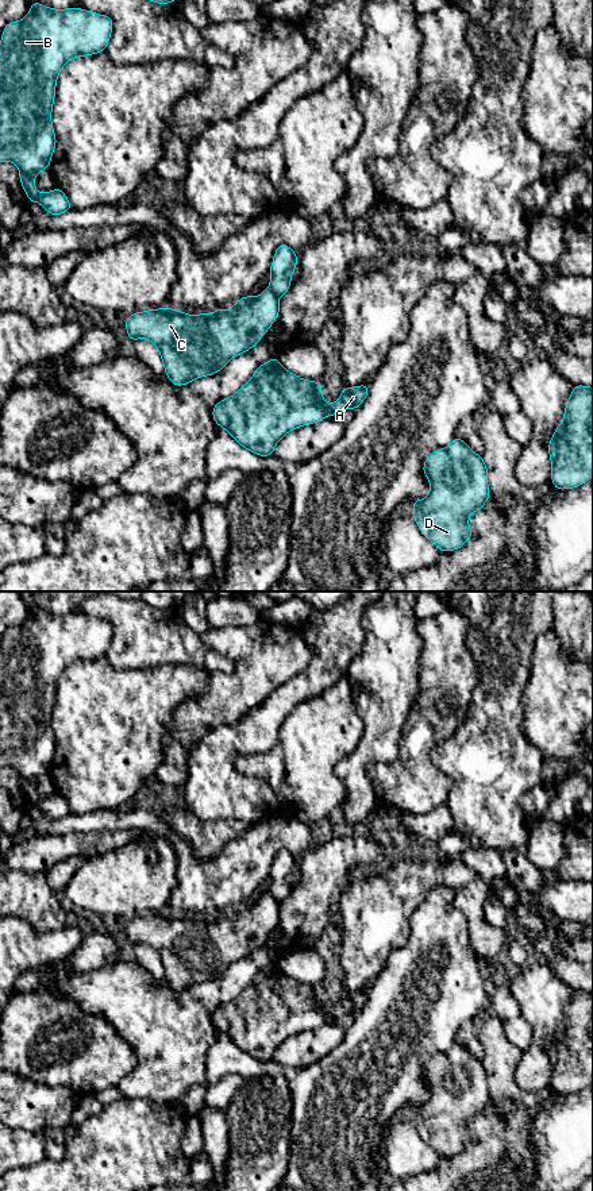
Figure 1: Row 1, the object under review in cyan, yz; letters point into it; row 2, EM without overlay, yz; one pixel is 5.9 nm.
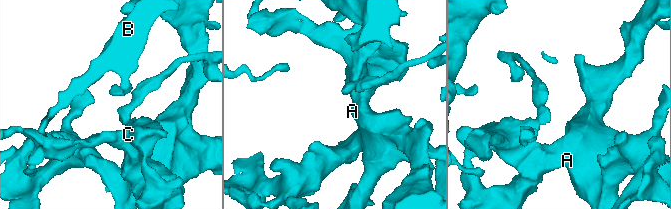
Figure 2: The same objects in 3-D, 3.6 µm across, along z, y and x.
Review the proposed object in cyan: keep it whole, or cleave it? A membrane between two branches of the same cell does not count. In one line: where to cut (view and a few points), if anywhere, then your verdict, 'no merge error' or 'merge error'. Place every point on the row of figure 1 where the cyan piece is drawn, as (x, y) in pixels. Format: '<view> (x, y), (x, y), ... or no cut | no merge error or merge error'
yz (269, 286), (277, 297) | merge error

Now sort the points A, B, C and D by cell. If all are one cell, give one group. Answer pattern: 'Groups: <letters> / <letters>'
Groups: A C D / B

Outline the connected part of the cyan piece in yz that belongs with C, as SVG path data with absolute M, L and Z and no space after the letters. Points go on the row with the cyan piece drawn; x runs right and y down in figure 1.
M269 288L257 297L249 294L239 298L227 311L217 308L207 313L188 315L167 307L135 312L126 319L126 331L135 343L136 339L149 339L159 351L165 375L176 386L184 386L197 378L216 374L234 356L238 356L261 340L278 319L280 305L277 294Z

